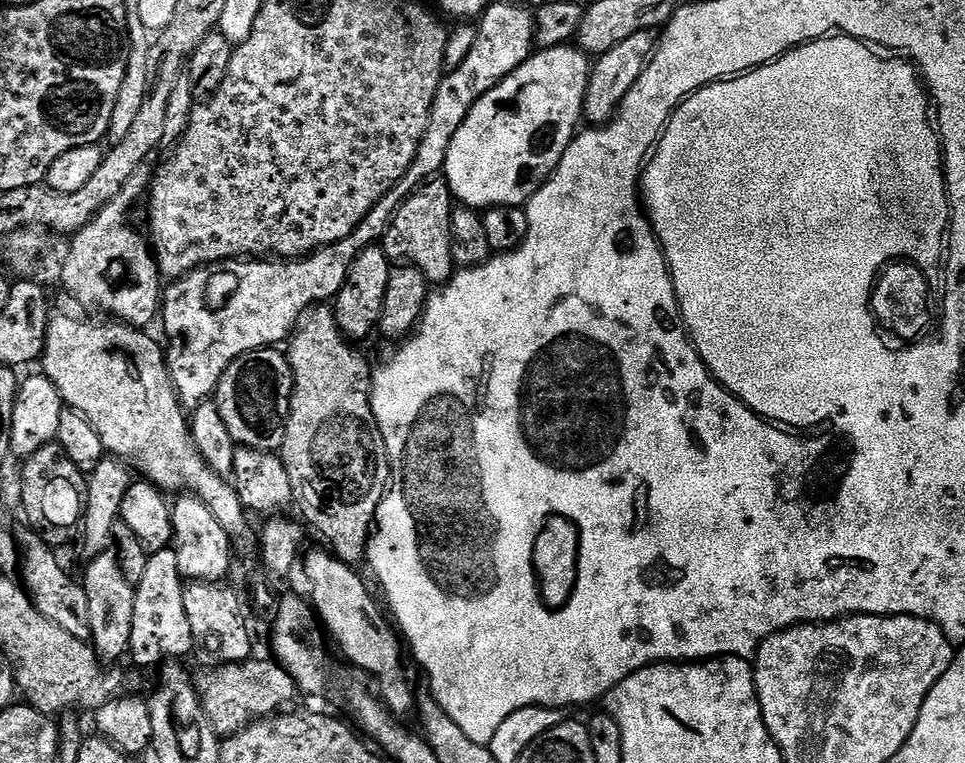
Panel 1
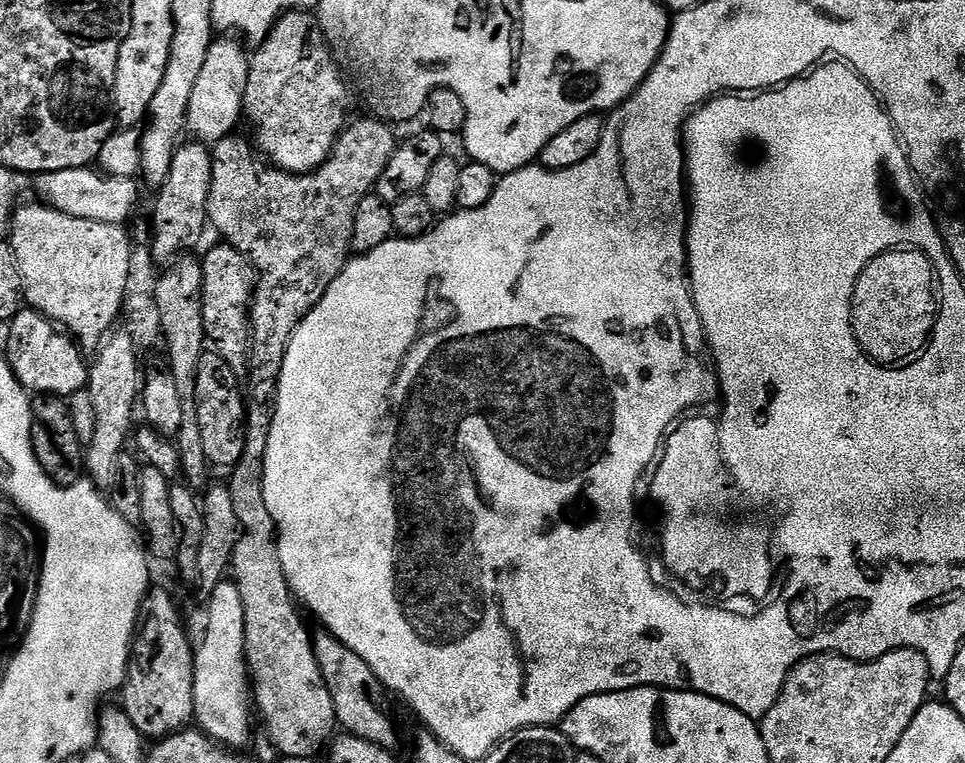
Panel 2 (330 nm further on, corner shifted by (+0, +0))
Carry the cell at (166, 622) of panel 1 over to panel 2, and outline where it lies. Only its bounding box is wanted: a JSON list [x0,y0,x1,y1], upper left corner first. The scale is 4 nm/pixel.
[122,587,196,738]

